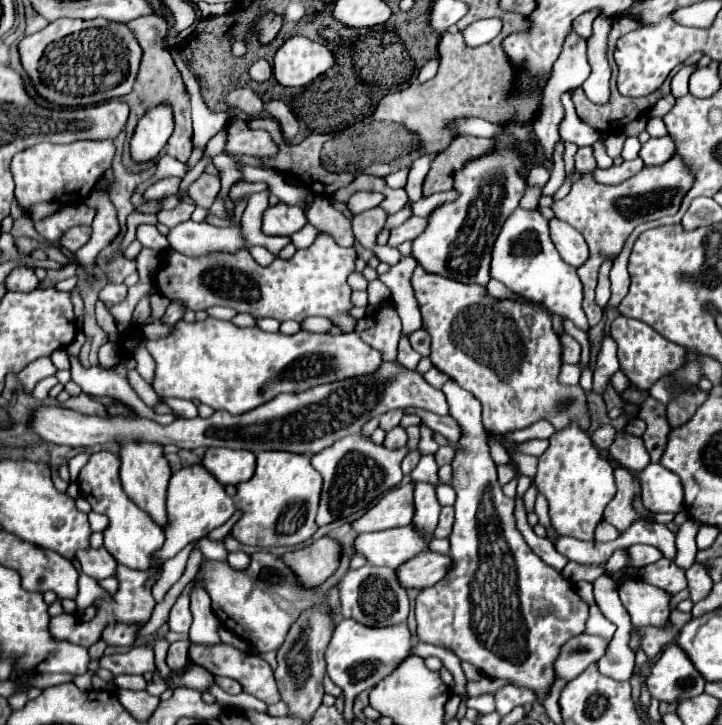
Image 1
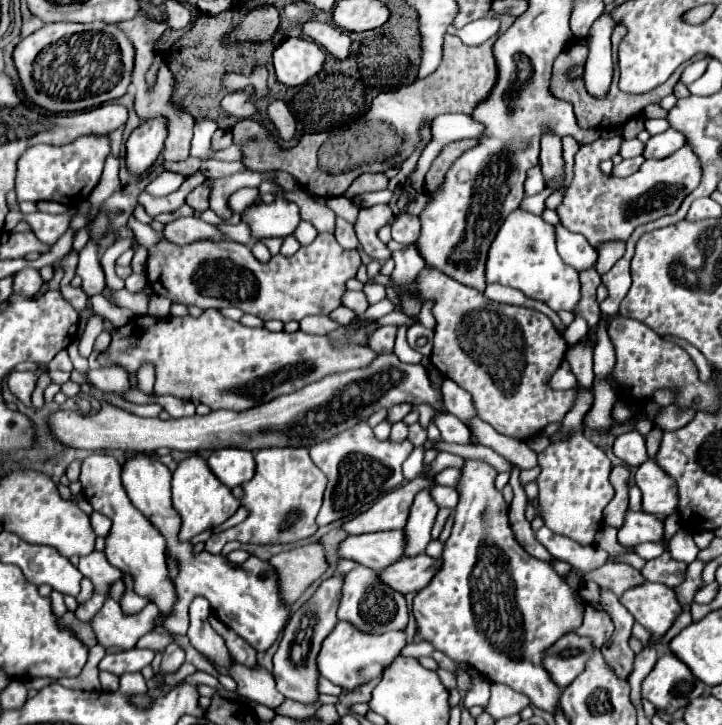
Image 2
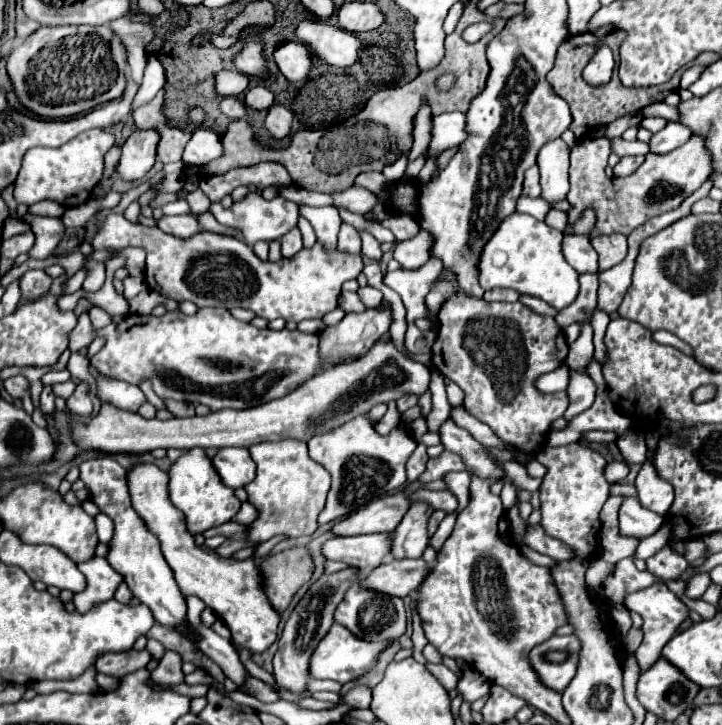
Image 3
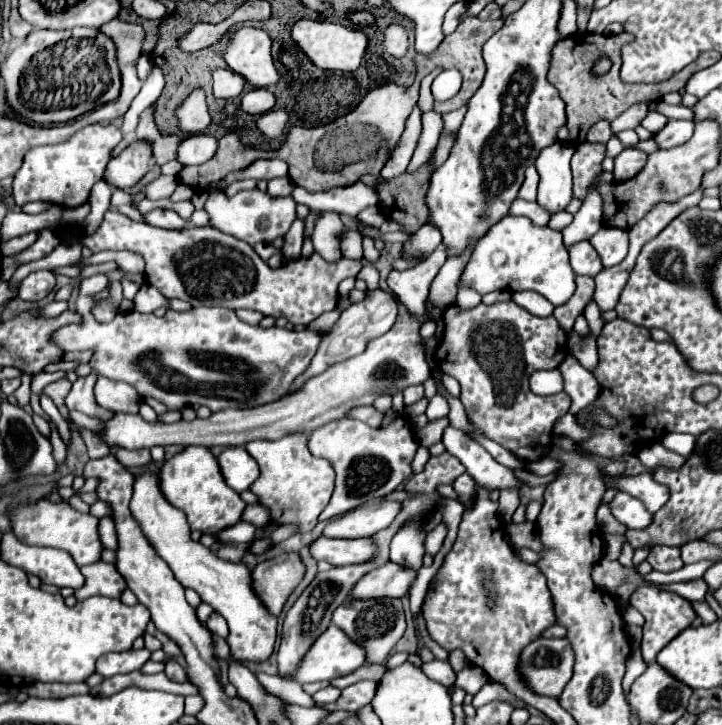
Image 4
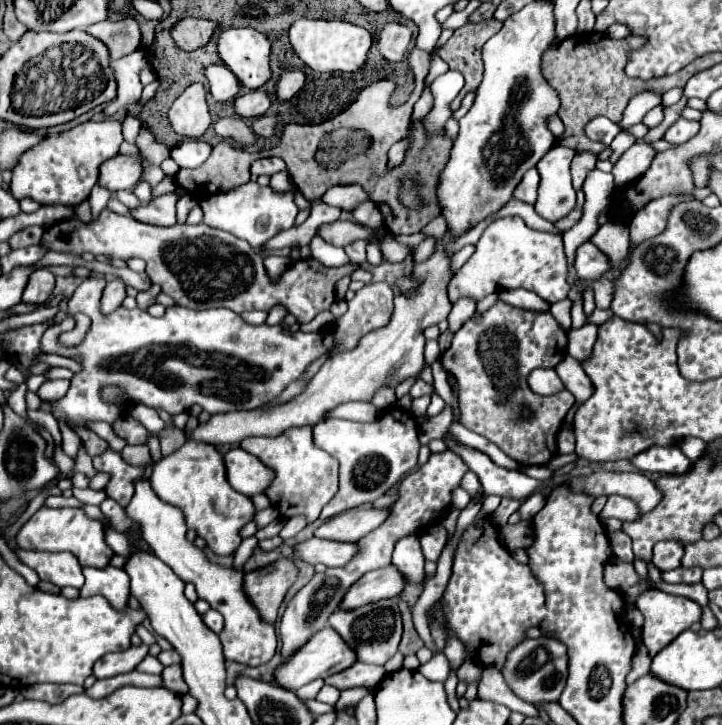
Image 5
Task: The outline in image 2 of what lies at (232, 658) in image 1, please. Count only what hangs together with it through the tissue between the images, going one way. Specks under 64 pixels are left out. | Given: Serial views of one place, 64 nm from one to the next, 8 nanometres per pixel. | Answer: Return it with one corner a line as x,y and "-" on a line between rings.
234,662
228,672
218,668
220,674
230,674
238,682
238,694
244,698
250,698
258,704
264,704
268,708
278,708
284,702
284,696
276,690
274,678
270,672
266,672
262,666
250,670
238,662

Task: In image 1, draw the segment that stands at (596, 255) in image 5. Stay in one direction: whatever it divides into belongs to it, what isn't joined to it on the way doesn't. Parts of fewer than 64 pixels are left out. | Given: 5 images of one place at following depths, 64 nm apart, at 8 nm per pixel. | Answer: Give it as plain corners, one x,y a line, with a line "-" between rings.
558,218
550,220
550,236
562,260
568,262
570,266
578,268
588,260
588,244
584,242
584,236
566,222

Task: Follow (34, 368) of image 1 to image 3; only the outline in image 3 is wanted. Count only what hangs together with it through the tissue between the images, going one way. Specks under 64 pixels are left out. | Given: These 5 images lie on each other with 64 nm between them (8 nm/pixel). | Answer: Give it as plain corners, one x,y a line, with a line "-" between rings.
14,376
14,378
4,380
2,384
4,384
4,388
8,390
8,394
10,394
10,396
14,396
14,398
20,398
20,400
22,400
23,409
28,412
28,414
32,414
32,410
34,410
34,408
30,408
28,380
26,380
24,376

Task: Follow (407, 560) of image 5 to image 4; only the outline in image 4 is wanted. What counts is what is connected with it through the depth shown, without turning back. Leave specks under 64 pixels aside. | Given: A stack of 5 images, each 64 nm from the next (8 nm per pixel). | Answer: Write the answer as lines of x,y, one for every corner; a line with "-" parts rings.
420,520
406,524
392,538
390,560
396,564
412,566
412,570
420,570
422,558
424,558
424,536
426,536
426,532
424,532

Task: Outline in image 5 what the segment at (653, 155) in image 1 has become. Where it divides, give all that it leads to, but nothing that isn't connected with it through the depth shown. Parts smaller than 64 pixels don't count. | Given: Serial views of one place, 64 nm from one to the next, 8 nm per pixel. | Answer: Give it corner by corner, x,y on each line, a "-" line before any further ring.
680,118
676,120
668,130
666,134
662,136
664,140
672,142
672,144
684,144
688,142
690,138
696,136
696,130
700,128
700,122
692,122
692,120
686,120
686,118

